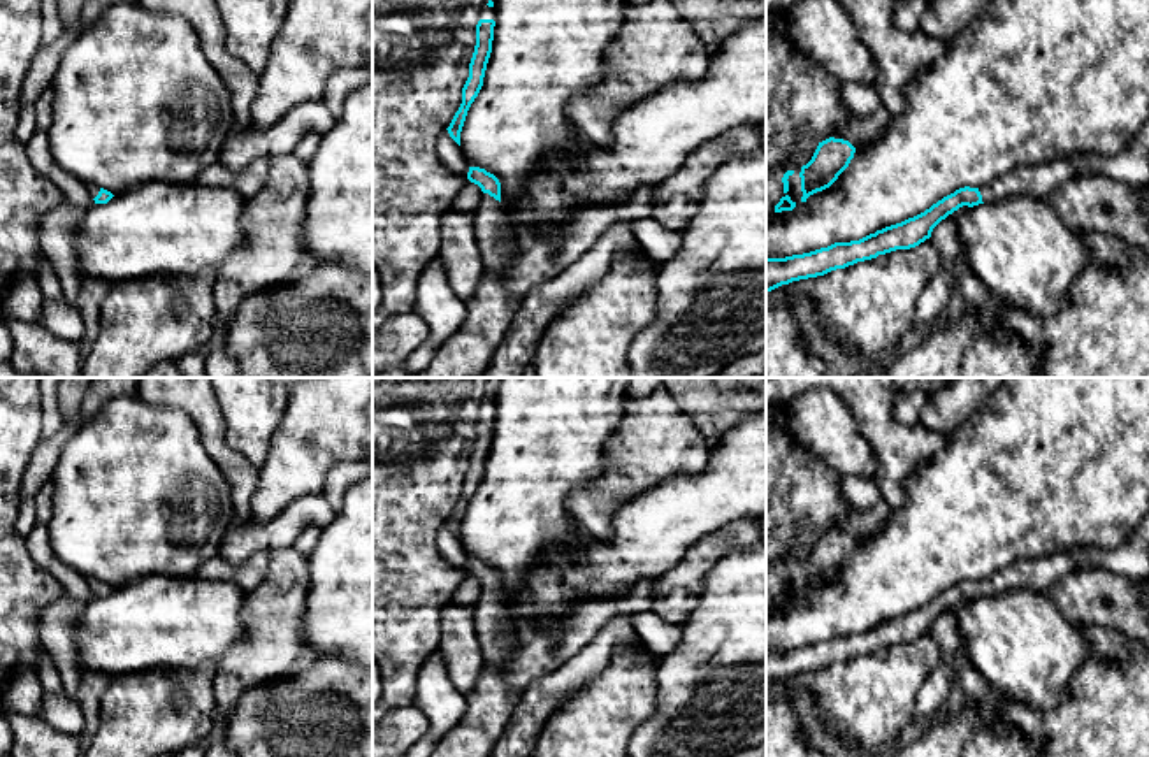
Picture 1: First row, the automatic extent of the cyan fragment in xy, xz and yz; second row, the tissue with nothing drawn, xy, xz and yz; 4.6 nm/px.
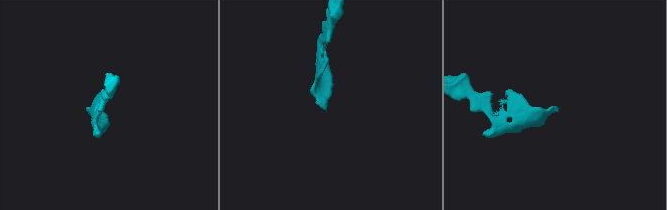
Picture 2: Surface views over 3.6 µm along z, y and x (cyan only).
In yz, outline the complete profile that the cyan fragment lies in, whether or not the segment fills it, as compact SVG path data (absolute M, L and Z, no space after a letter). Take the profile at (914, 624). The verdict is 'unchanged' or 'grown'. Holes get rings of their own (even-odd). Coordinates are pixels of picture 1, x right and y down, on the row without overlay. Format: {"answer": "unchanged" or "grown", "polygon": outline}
{"answer": "grown", "polygon": "M1149 516L1123 543L1109 550L1073 550L1040 559L1019 560L989 580L959 581L924 606L885 620L859 634L835 636L803 648L766 652L766 685L792 674L824 669L857 655L877 652L896 643L910 643L931 631L933 622L963 599L996 595L1012 590L1045 594L1075 569L1102 567L1126 578L1140 580L1149 574Z"}

